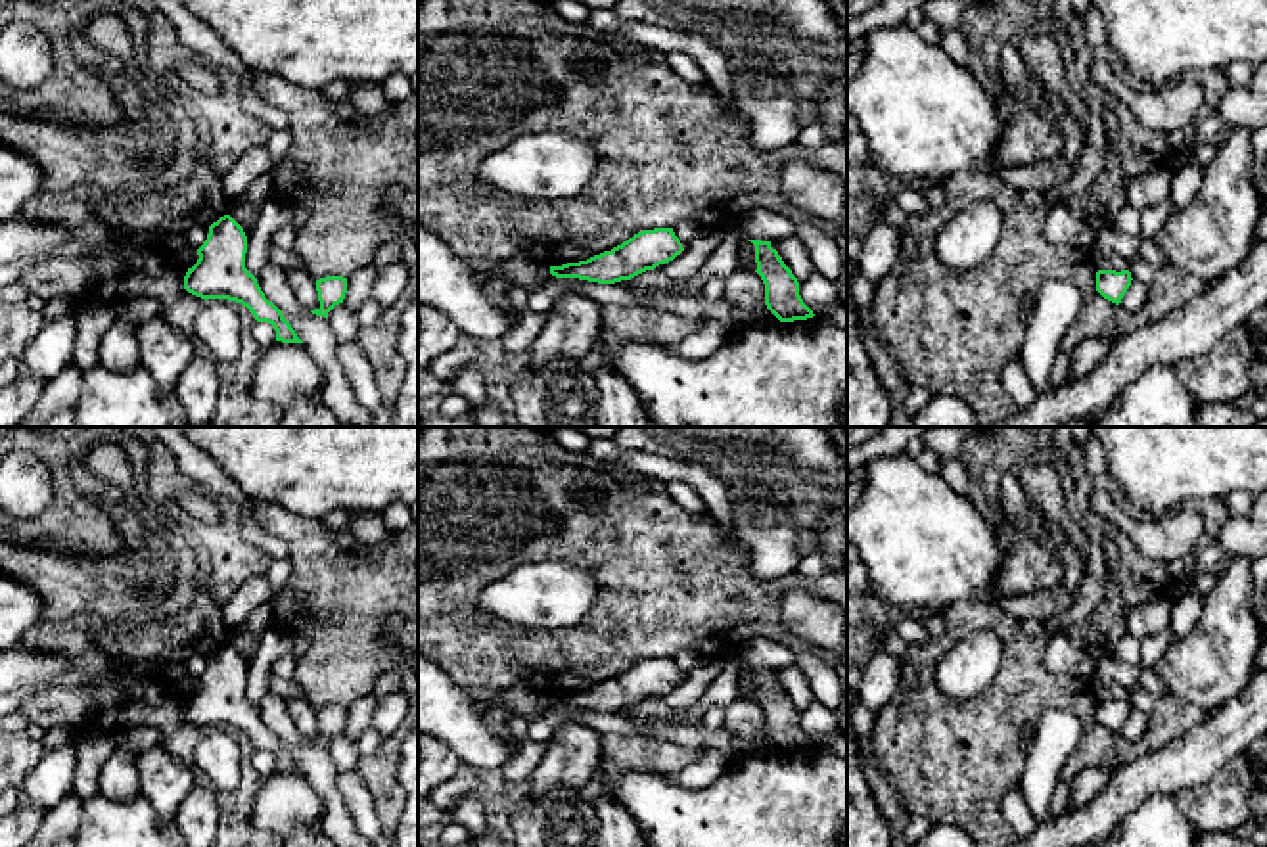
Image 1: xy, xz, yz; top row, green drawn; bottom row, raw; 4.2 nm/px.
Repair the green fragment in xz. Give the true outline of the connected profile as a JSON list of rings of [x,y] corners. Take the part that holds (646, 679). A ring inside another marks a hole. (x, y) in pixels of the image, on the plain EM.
[[[673,657],[642,659],[613,676],[587,690],[550,696],[556,707],[579,707],[598,713],[631,709],[646,699],[673,690],[684,680]]]

